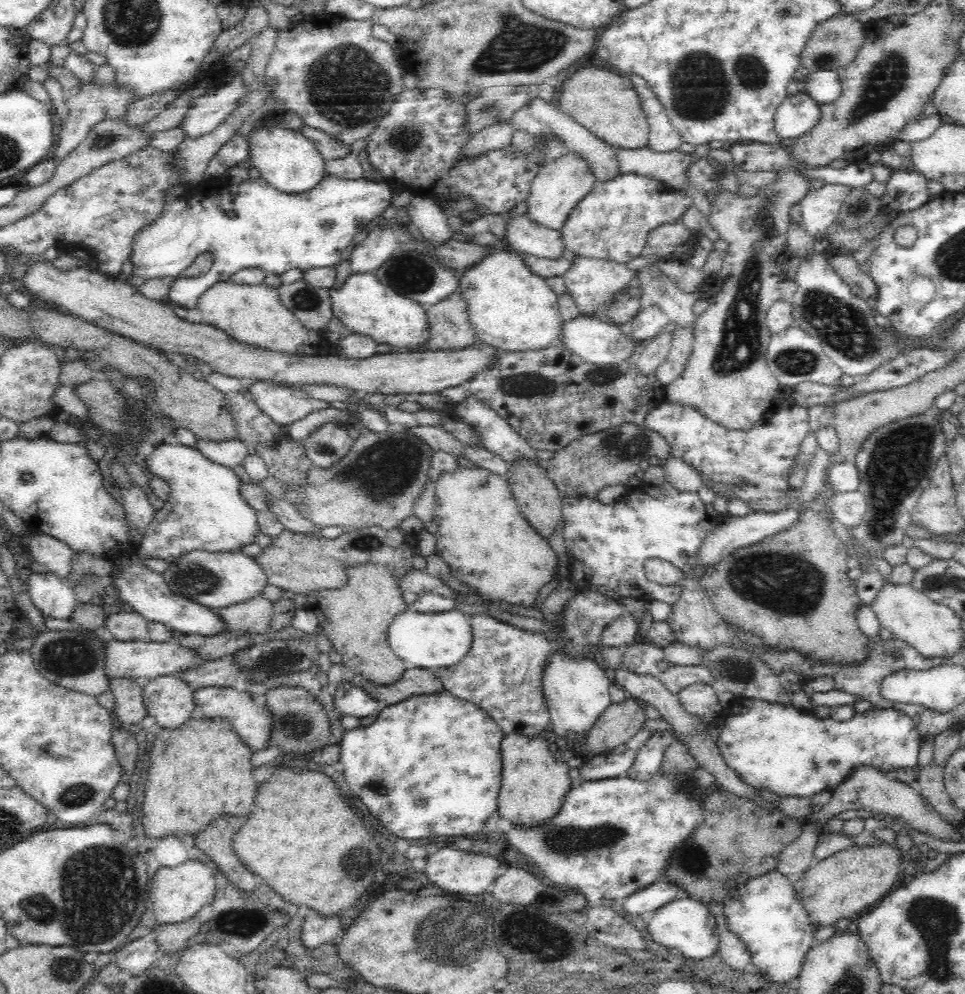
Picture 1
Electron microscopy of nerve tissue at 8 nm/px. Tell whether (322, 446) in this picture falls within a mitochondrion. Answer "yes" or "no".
yes

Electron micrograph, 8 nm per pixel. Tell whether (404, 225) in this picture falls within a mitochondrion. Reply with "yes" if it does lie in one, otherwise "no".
no

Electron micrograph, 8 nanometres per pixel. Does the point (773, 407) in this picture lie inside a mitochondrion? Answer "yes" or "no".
no

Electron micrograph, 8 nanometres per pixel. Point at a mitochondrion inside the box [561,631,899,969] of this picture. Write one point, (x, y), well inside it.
(691, 859)

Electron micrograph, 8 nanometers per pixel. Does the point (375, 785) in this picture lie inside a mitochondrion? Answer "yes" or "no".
yes

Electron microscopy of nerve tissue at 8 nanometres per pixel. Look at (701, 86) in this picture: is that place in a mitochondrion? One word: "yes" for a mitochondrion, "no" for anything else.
yes

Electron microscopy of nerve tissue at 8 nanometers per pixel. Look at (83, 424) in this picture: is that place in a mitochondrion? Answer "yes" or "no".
no

